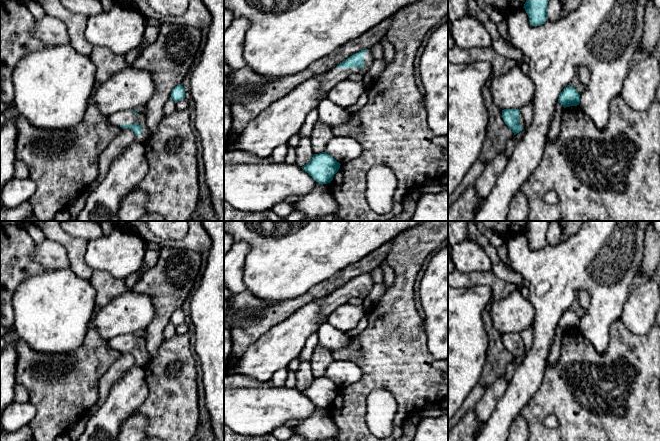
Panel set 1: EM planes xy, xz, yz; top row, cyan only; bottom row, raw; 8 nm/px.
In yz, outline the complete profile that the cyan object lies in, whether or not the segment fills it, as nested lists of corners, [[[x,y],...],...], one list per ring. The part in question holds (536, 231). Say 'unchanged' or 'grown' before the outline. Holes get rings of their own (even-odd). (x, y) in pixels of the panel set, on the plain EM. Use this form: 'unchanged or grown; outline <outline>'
unchanged; outline [[[527,221],[524,233],[532,250],[540,250],[547,244],[549,221]]]

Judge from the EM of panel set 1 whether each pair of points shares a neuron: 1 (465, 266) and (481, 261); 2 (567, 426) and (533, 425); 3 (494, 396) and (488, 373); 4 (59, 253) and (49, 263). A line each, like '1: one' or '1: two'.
1: one
2: one
3: two
4: one

